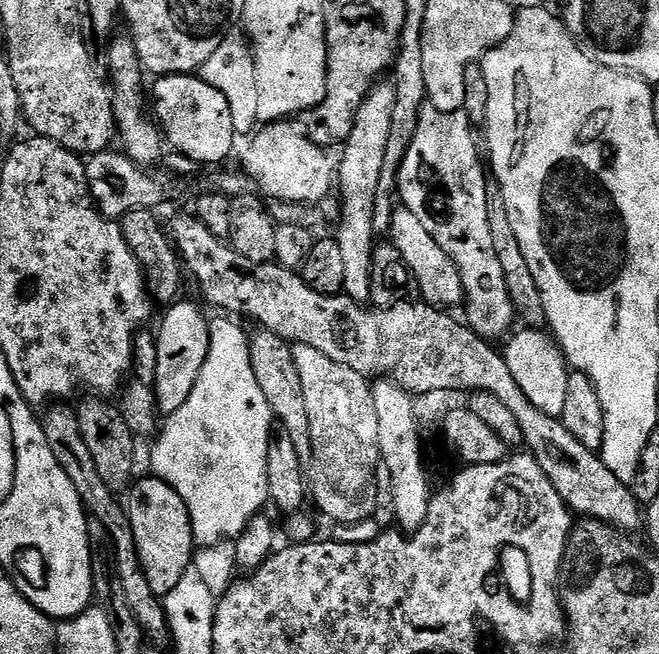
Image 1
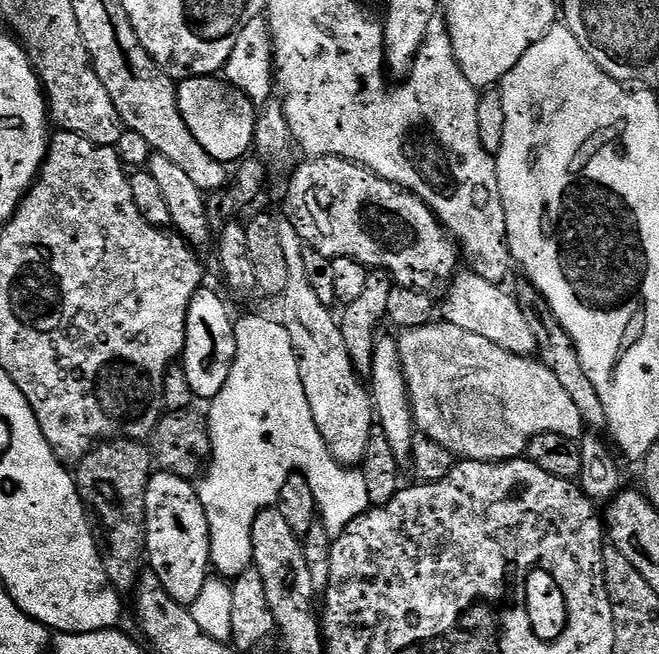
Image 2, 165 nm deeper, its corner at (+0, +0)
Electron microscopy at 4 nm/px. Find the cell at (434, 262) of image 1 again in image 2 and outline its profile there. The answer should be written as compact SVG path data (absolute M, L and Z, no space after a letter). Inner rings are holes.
M471 270L463 272L453 276L447 285L443 319L454 326L462 326L465 334L482 334L482 338L490 338L494 346L502 346L519 356L532 356L536 351L534 333L530 331L526 314L522 314L515 295L500 284L486 282L486 278Z

